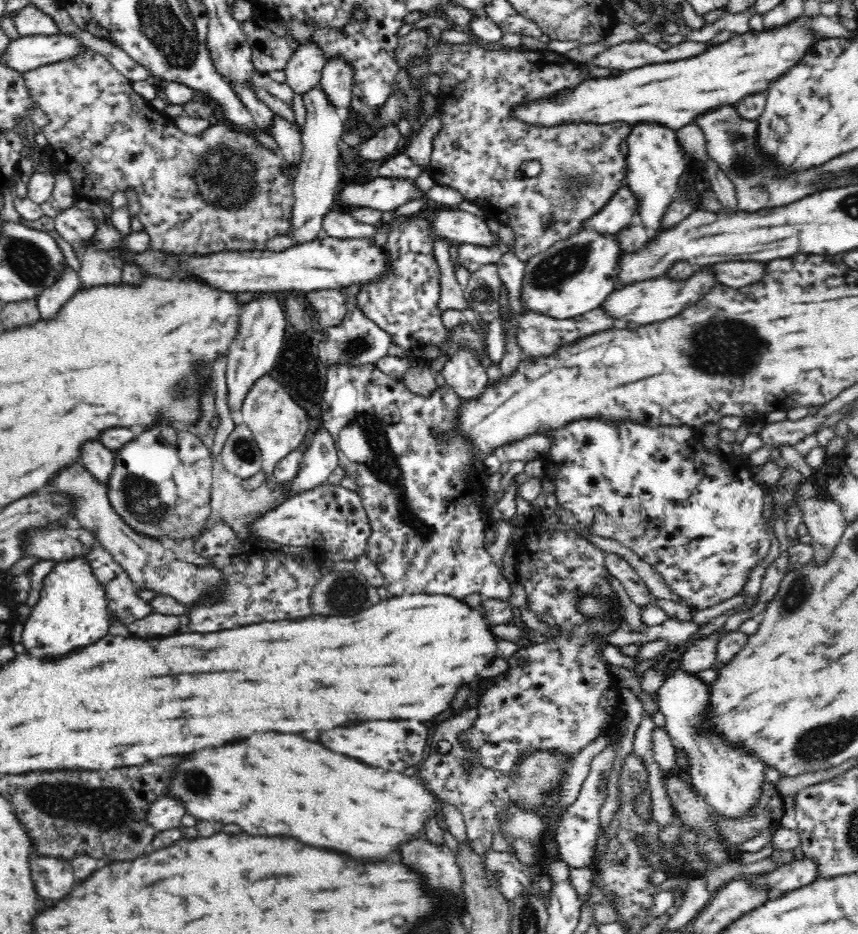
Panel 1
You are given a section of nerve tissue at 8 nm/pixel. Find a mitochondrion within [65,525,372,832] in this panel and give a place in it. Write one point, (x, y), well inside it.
(347, 593)

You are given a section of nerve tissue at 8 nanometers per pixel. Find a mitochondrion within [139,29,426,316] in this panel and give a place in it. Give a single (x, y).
(224, 178)

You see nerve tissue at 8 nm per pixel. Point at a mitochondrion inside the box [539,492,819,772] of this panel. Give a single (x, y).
(799, 591)

